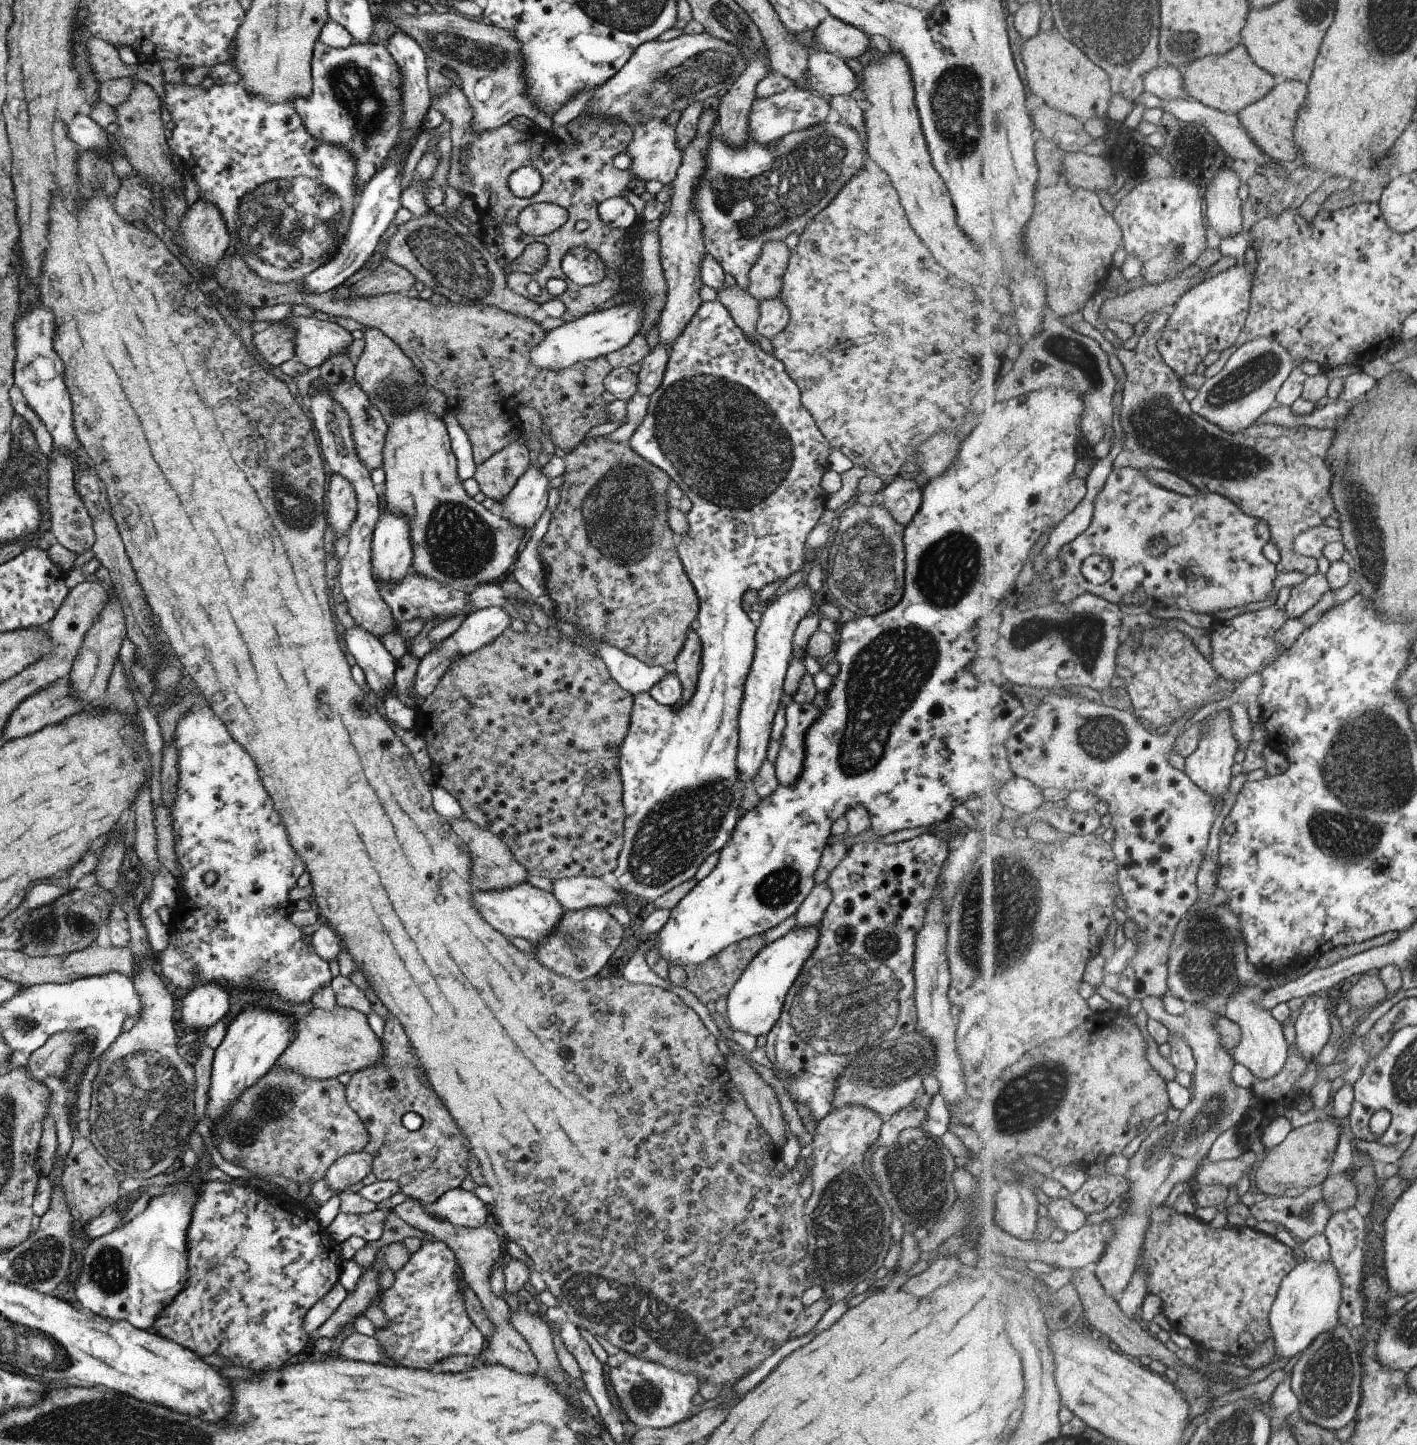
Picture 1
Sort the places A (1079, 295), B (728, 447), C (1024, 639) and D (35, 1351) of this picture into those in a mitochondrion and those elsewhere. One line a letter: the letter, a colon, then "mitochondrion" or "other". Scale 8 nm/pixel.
A: other
B: mitochondrion
C: mitochondrion
D: mitochondrion

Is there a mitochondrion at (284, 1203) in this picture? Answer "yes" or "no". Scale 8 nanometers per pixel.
no

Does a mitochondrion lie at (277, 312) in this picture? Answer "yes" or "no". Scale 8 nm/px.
no

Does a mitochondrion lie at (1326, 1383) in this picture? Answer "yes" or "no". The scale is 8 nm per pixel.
yes

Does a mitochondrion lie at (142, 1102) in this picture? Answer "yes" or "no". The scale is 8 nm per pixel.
yes

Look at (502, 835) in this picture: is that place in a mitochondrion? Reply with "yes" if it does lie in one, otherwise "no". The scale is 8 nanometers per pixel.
no

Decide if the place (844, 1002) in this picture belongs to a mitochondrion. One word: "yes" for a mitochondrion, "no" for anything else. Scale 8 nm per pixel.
yes

